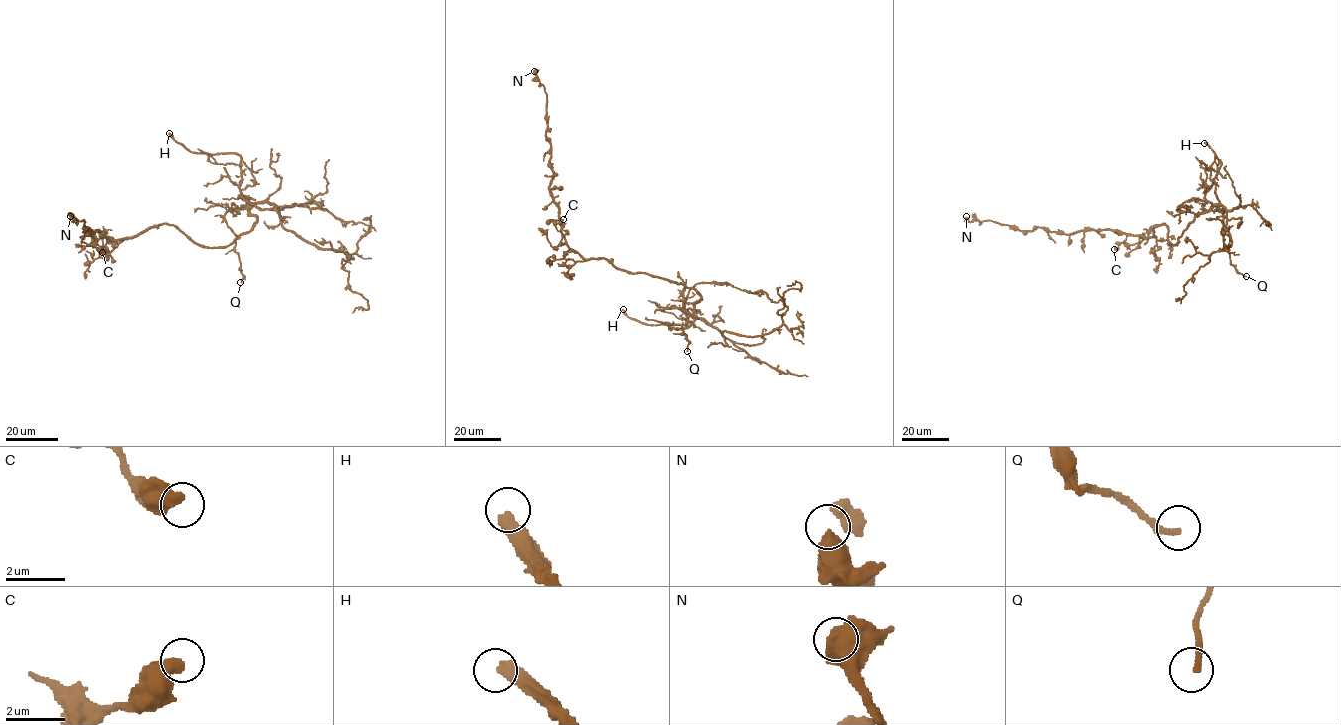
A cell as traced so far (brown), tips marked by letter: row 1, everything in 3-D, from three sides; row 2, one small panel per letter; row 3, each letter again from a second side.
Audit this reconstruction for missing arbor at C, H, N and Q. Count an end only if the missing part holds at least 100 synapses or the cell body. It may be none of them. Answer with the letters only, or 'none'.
H

